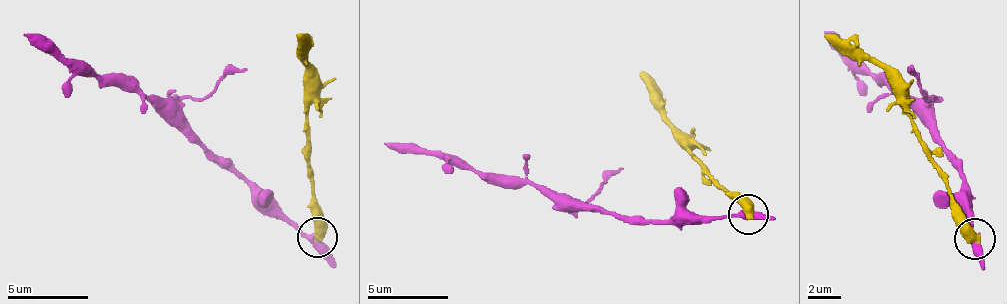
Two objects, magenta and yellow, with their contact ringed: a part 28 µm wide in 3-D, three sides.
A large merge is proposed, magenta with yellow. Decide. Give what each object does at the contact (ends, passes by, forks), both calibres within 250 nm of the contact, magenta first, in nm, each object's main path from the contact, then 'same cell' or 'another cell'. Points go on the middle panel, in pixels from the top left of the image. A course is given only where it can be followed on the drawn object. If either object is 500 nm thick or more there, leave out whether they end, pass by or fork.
440 nm thick on the magenta side, 600 nm on the other; magenta runs (747, 213), (627, 221), (602, 208), (570, 208), (536, 184), (481, 176), (428, 152), (383, 143); yellow runs (747, 213), (705, 176), (683, 135), (662, 115), (661, 94), (640, 70); another cell

